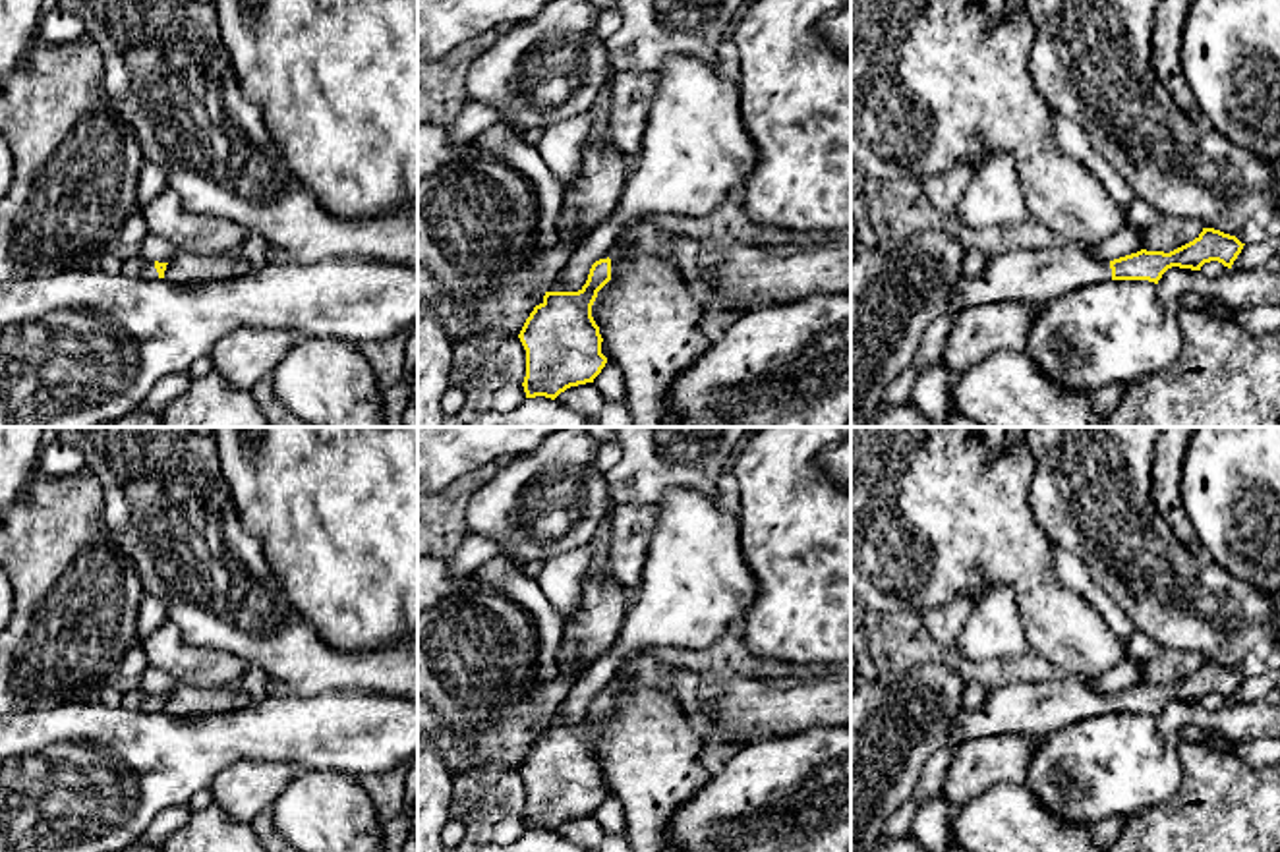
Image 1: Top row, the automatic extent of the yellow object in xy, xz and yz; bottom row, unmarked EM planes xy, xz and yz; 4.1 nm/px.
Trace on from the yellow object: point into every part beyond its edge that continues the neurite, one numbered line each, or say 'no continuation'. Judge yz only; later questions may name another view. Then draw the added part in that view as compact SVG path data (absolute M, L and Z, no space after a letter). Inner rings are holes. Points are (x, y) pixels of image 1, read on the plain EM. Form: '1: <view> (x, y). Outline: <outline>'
1: yz (1035, 710). Outline: M1060 672L1050 680L1009 682L992 688L978 709L961 707L947 744L1007 732L1036 742L1102 713L1112 713L1110 696L1092 692L1077 674Z

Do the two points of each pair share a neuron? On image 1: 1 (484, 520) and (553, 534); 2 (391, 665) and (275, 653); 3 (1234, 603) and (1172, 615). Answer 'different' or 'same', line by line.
1: same
2: same
3: same

